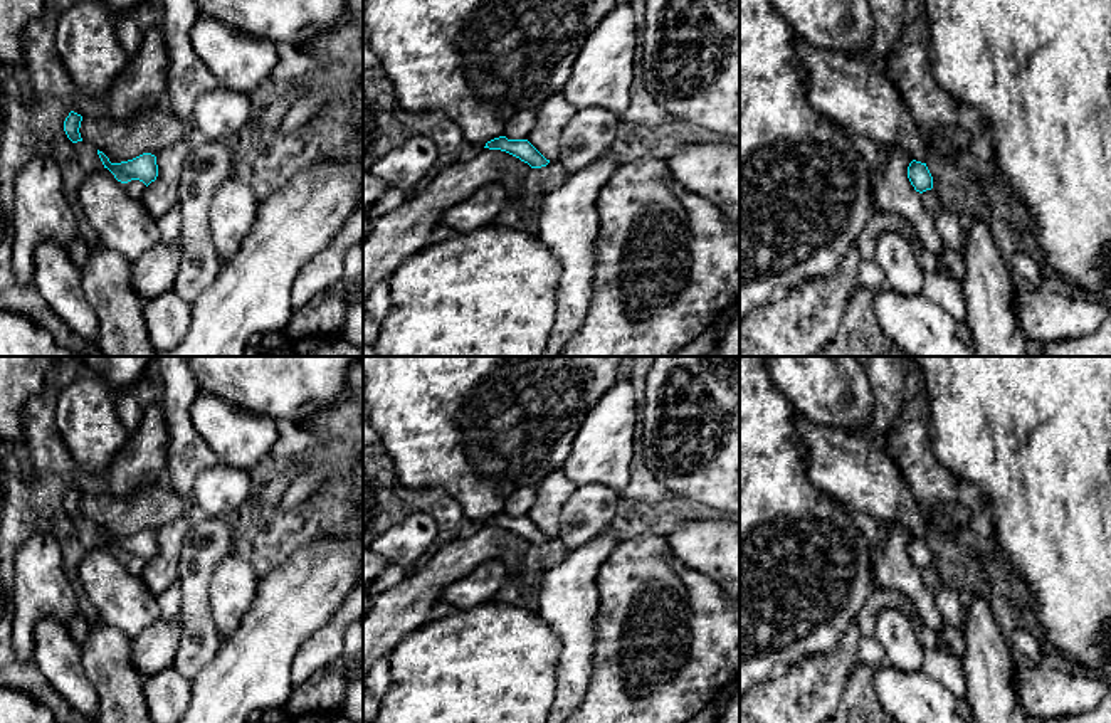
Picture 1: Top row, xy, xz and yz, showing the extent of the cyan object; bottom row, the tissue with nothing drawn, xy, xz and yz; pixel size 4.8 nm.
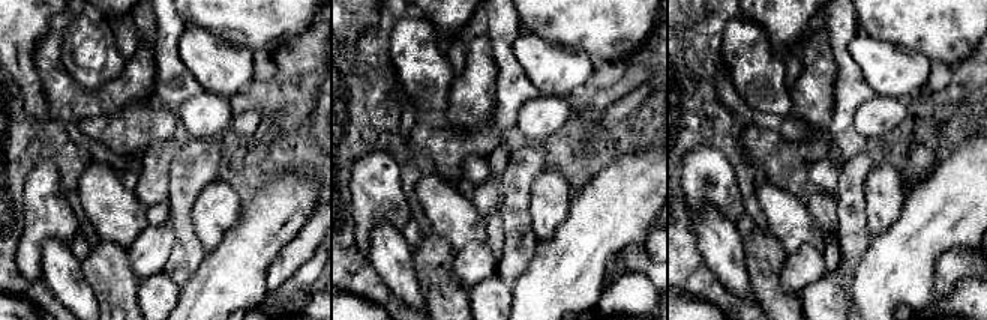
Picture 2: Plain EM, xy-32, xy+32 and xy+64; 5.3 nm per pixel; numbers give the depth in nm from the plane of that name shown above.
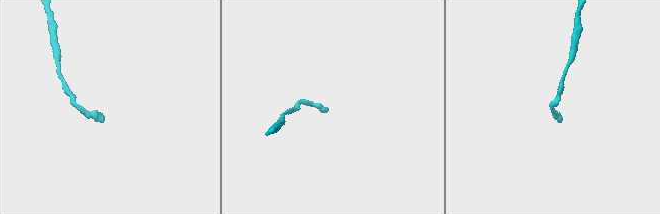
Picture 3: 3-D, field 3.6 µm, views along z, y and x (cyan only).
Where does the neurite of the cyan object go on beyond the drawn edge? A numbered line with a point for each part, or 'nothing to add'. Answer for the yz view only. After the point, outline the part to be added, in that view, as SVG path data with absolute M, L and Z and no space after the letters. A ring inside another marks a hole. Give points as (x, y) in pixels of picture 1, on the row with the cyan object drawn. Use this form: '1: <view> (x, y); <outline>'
nothing to add

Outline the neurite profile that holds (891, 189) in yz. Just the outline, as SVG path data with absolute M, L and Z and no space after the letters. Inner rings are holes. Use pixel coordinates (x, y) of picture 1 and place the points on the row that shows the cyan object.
M886 145L889 151L884 170L871 170L871 188L874 205L881 212L894 212L906 217L923 249L938 261L943 259L945 244L936 230L933 215L926 210L919 192L908 178L908 166L913 158L896 145Z

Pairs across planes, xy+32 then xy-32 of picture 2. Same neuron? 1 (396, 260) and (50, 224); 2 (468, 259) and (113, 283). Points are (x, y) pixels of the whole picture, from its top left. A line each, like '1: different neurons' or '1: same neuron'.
1: different neurons
2: different neurons

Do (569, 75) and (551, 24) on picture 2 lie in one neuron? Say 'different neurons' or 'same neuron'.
same neuron

